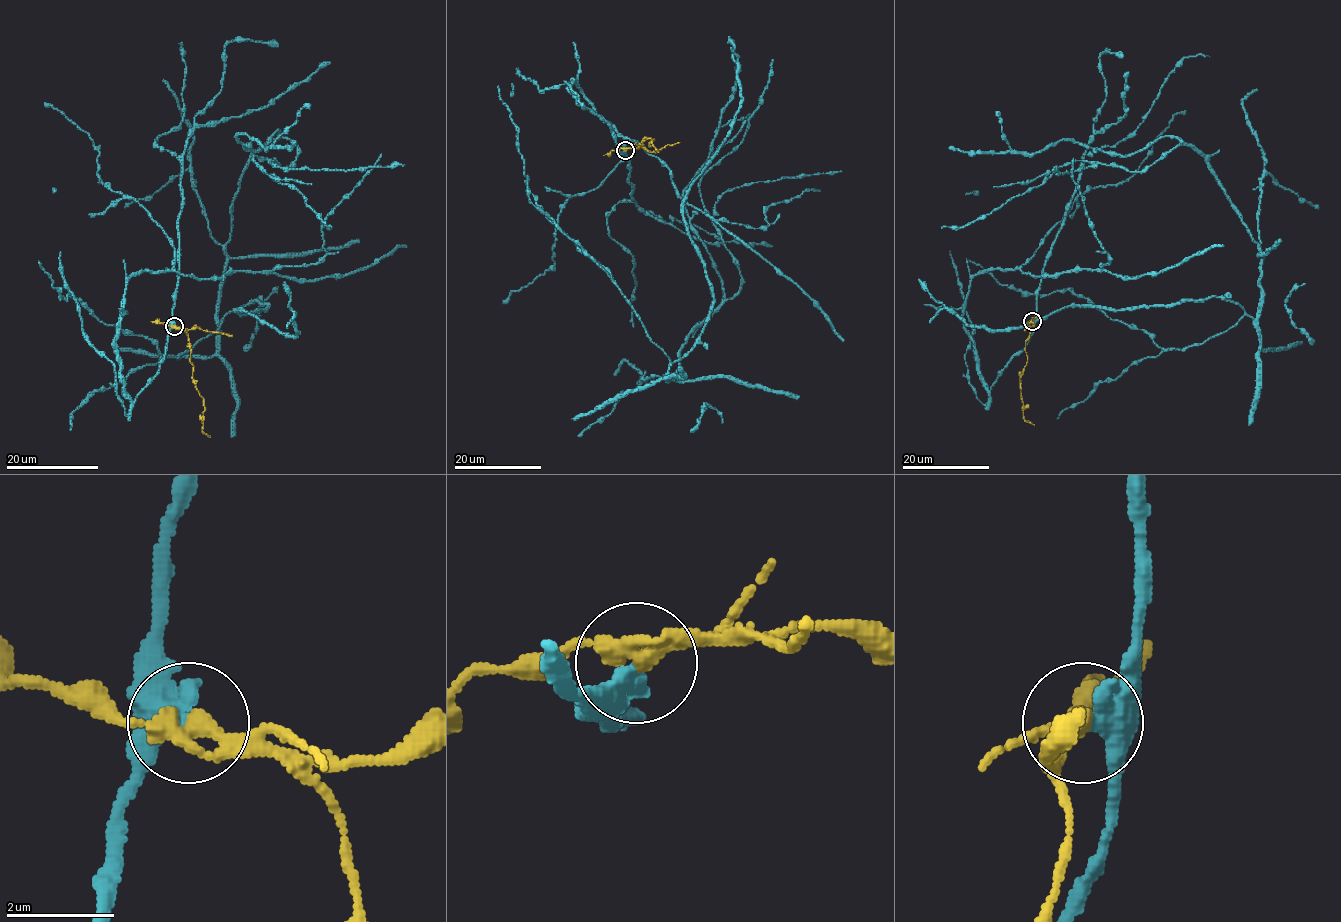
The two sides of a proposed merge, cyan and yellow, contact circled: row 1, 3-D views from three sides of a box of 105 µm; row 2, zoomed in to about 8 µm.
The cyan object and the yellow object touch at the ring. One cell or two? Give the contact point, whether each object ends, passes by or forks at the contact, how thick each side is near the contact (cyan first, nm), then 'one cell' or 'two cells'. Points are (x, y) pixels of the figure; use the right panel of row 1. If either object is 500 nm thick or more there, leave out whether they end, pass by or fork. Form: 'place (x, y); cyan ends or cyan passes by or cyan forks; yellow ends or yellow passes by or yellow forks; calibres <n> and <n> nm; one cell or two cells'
place (1032, 321); cyan ends; yellow passes by; calibres 460 and 360 nm; two cells

